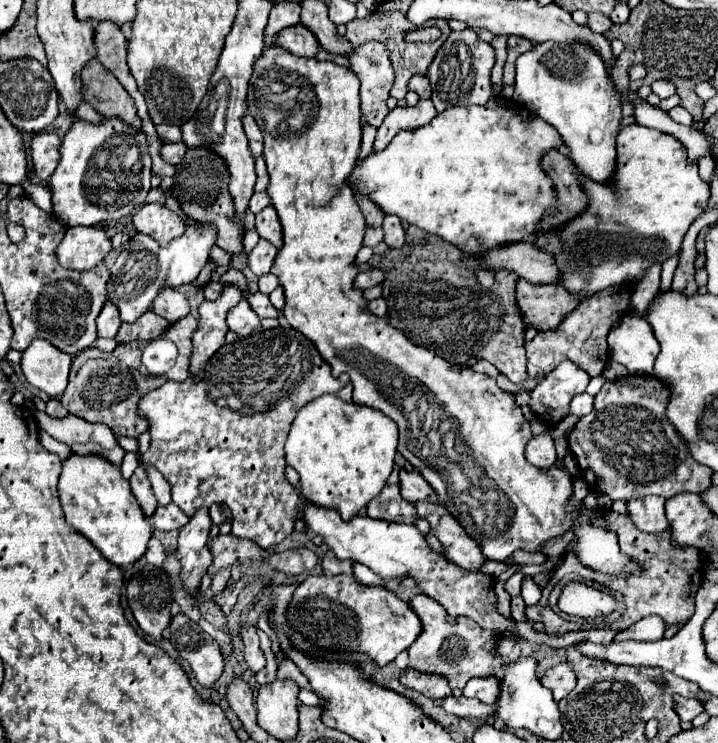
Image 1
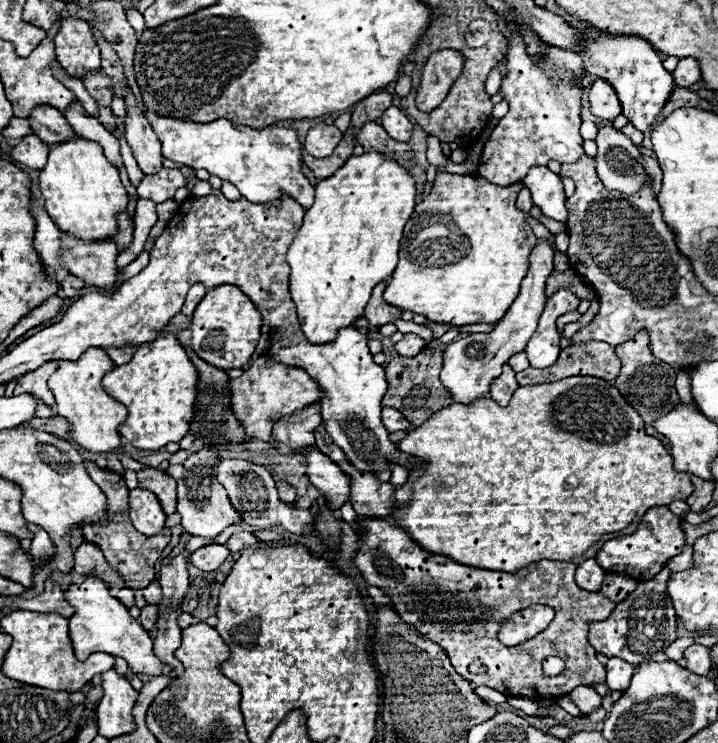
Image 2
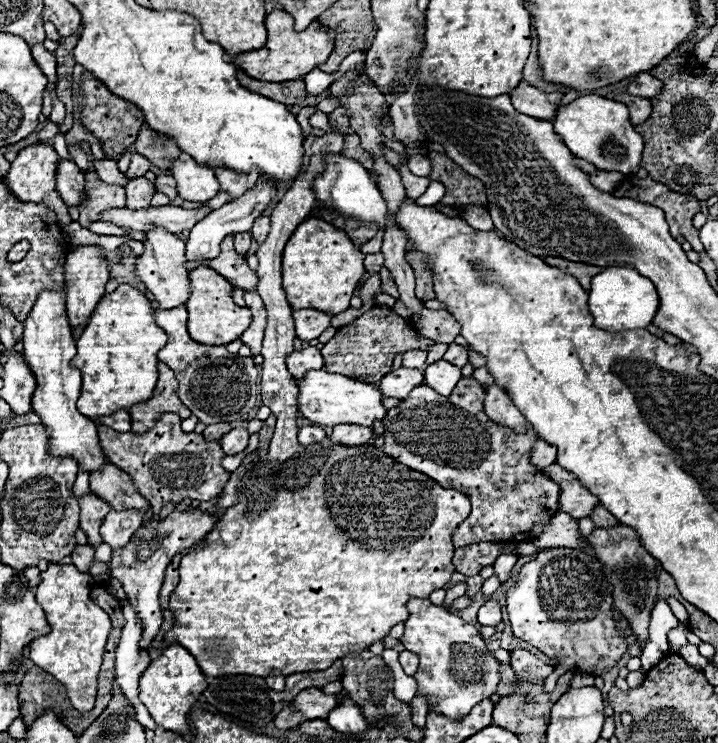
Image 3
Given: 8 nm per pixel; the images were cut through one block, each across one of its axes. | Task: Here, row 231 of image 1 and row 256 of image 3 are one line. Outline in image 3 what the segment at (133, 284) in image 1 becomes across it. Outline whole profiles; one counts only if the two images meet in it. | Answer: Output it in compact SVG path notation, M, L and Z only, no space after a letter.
M260 180L260 184L256 184L256 188L252 188L252 192L246 192L240 200L232 200L232 202L224 204L222 208L212 210L190 230L190 238L186 242L186 260L216 258L220 252L220 240L224 240L224 236L228 236L228 234L248 232L252 226L252 220L266 210L266 206L274 200L274 196L276 196L276 184L268 184L268 182Z

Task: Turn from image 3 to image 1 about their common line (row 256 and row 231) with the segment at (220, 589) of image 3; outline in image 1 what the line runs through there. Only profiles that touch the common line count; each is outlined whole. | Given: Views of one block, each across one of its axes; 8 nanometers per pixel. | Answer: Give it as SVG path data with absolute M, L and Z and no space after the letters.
M266 206L262 212L256 214L256 230L260 238L272 242L276 248L282 248L282 226L272 206Z

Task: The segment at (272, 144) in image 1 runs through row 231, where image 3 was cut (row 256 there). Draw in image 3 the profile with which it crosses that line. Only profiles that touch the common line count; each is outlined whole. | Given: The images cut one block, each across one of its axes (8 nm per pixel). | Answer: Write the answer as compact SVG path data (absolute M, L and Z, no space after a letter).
M322 218L304 220L290 236L282 256L282 288L292 310L314 308L340 314L350 308L356 284L364 274L364 254L352 244L346 232L336 230Z

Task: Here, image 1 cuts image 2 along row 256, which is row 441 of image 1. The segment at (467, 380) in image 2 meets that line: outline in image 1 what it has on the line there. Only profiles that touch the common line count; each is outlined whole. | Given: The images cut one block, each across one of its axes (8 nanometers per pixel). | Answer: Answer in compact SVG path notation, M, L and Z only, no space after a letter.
M542 432L534 436L528 446L526 446L526 458L530 464L546 470L556 462L556 450L554 450L554 440L550 432Z

